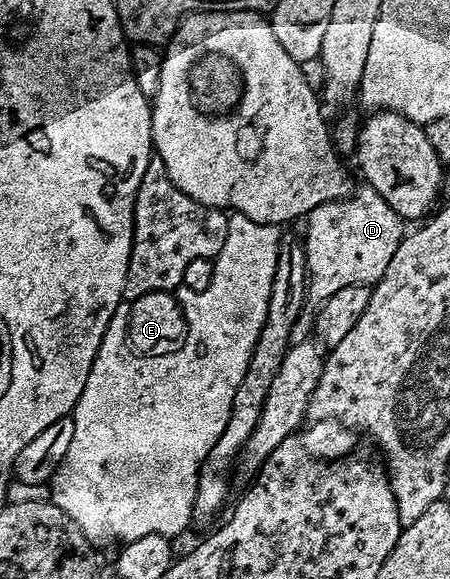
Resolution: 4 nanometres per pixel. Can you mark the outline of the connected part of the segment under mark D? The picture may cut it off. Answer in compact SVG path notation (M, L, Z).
M361 185L349 198L336 202L325 202L310 210L306 216L308 230L304 255L307 273L310 279L307 285L307 299L323 302L340 291L352 286L372 286L385 277L385 272L394 258L395 252L404 237L403 219L387 204L375 190L368 185Z

